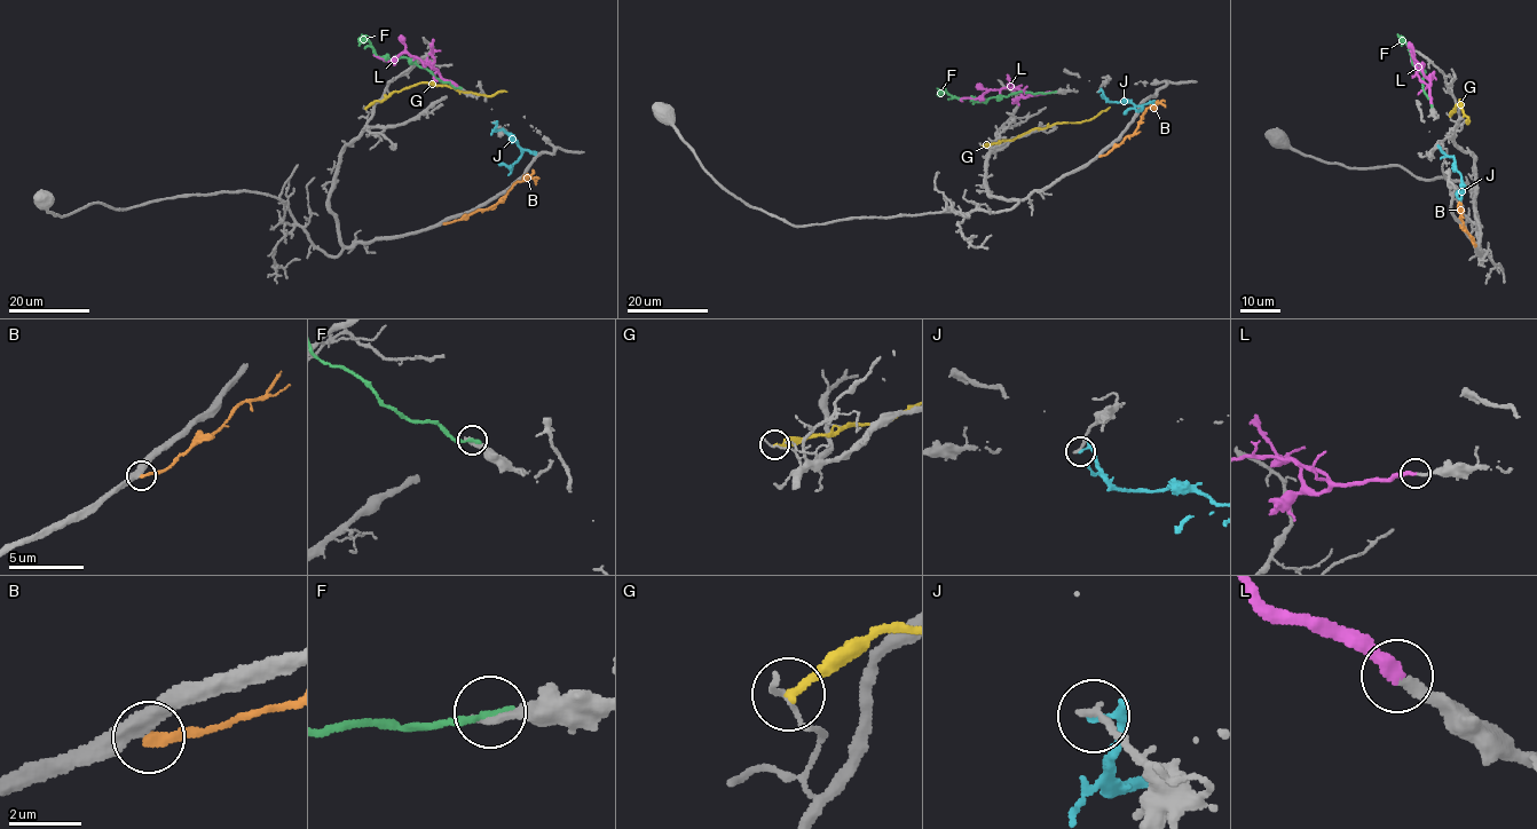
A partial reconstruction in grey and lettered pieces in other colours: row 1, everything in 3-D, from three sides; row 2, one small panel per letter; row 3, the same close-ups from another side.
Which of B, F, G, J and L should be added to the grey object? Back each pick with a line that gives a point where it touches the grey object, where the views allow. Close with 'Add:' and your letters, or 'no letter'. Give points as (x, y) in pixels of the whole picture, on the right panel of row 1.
L: contact (1431, 104)
Add: L

